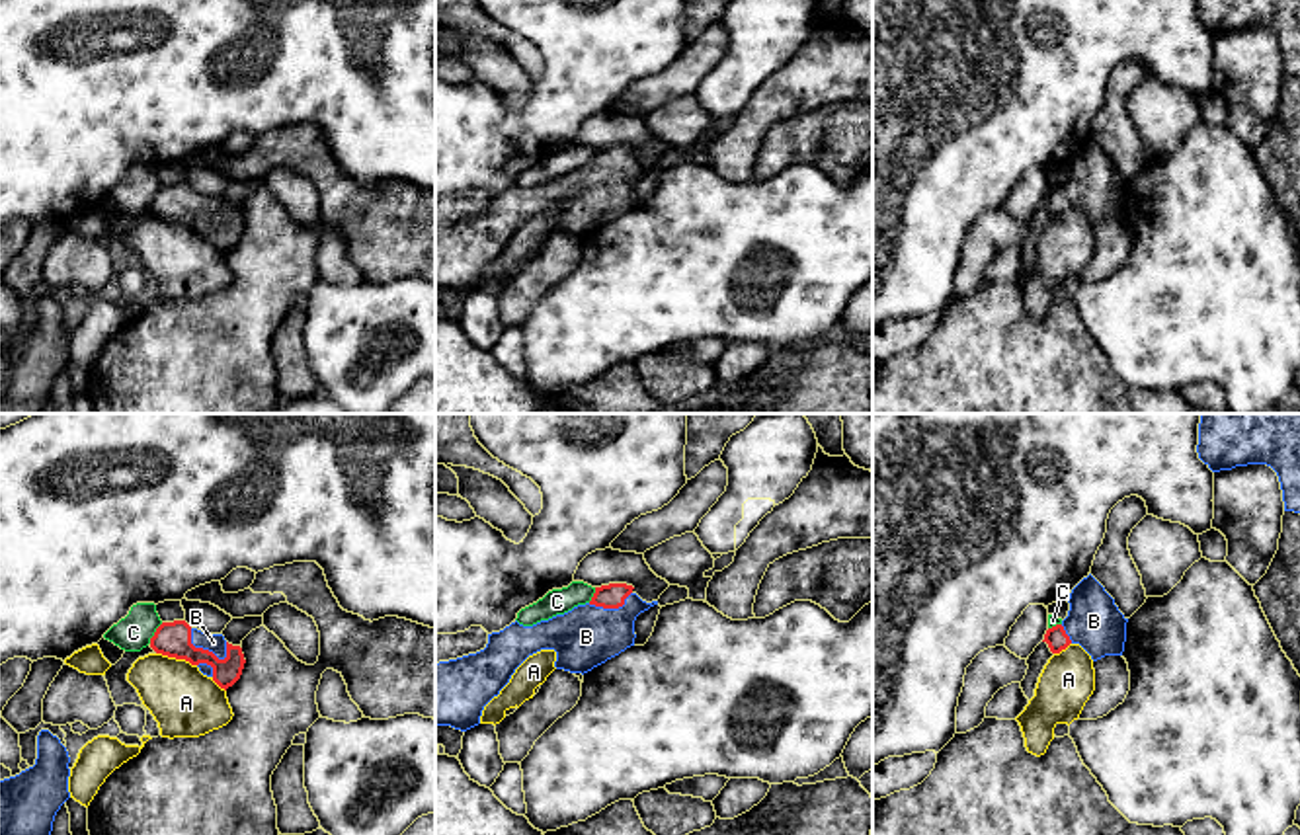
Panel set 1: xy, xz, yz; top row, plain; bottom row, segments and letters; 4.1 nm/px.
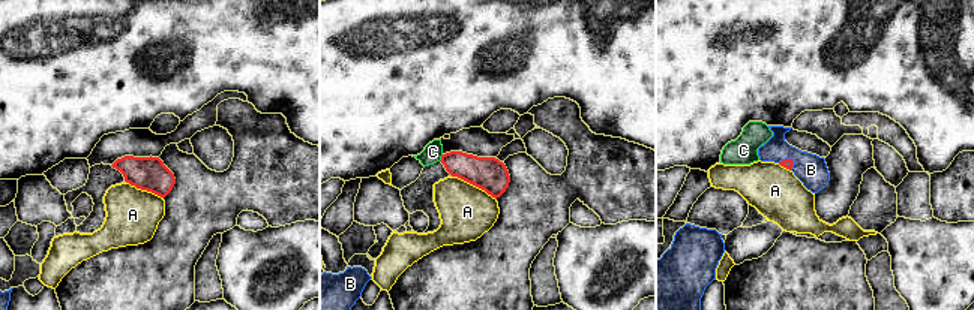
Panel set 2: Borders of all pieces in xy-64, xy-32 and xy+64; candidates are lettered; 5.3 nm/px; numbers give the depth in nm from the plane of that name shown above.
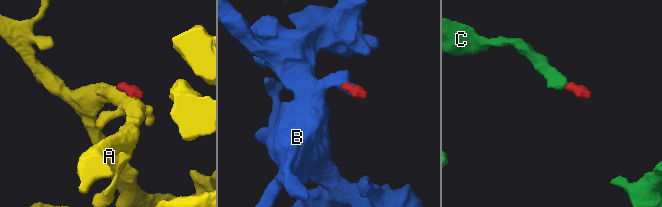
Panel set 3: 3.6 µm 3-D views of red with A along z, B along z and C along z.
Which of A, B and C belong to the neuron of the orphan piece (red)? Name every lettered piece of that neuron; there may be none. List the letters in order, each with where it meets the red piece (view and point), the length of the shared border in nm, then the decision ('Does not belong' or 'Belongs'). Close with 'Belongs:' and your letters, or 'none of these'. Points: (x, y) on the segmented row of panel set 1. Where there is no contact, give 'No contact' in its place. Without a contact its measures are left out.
A: Touches red at xy (176, 658). Shared border 180 nm. Does not belong
B: Touches red at xy (202, 648). Shared border 200 nm. Belongs
C: Touches red at xy (155, 633). Shared border 110 nm. Does not belong
Belongs: B

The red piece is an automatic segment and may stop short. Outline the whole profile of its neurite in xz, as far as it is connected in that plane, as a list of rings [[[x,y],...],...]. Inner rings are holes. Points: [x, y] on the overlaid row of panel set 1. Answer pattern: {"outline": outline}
{"outline": [[[627,583],[595,587],[591,601],[586,605],[533,626],[523,626],[515,620],[504,630],[488,634],[484,650],[435,663],[435,726],[451,726],[461,732],[478,726],[484,706],[500,695],[515,669],[541,650],[556,652],[556,669],[584,675],[634,646],[636,616],[658,605],[658,601],[646,603],[632,589]]]}

